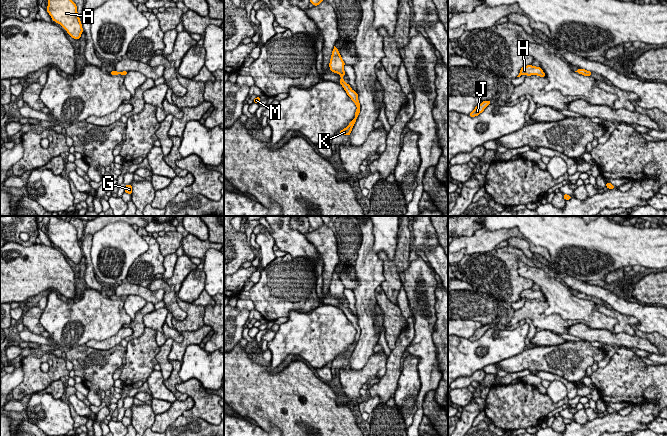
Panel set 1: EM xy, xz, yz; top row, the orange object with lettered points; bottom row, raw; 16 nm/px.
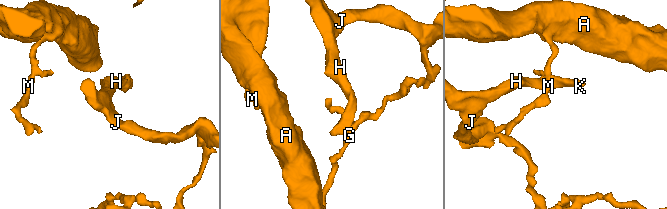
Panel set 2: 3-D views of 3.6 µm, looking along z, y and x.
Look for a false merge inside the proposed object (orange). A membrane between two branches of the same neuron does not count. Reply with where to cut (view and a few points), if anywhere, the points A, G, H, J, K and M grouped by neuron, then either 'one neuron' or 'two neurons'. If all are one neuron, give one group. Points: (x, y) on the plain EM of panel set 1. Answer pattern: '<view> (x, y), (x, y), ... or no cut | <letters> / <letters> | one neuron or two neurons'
no cut | A G H J K M | one neuron

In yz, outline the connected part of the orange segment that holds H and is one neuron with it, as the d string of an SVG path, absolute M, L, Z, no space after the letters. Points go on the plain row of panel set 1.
M527 289L527 290L522 291L517 301L520 301L523 298L526 298L527 300L531 300L531 299L537 299L540 301L546 300L543 294L541 293L541 291L536 291L532 289Z

